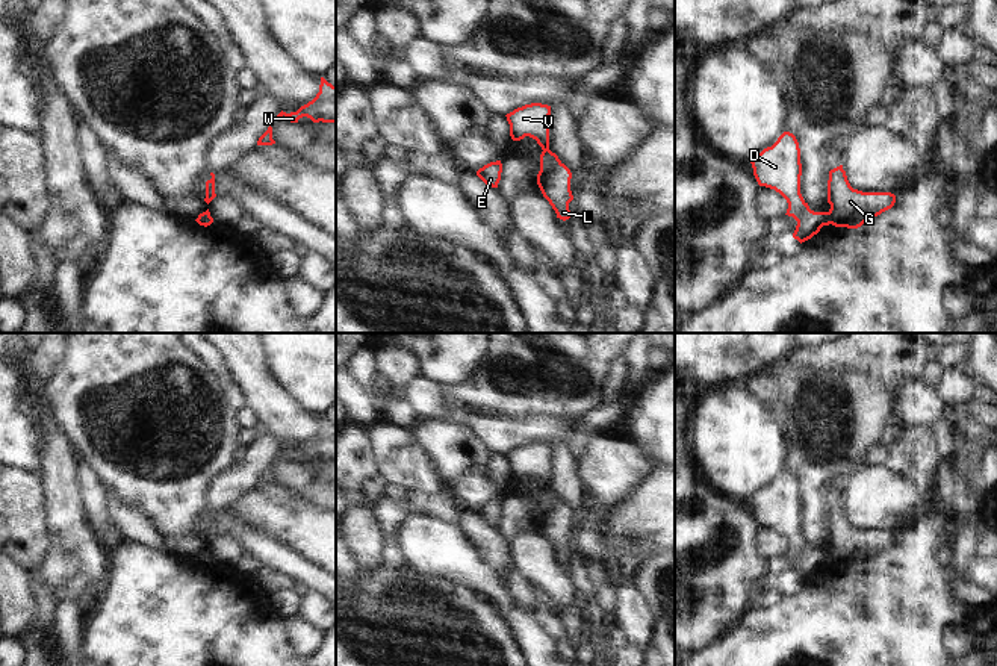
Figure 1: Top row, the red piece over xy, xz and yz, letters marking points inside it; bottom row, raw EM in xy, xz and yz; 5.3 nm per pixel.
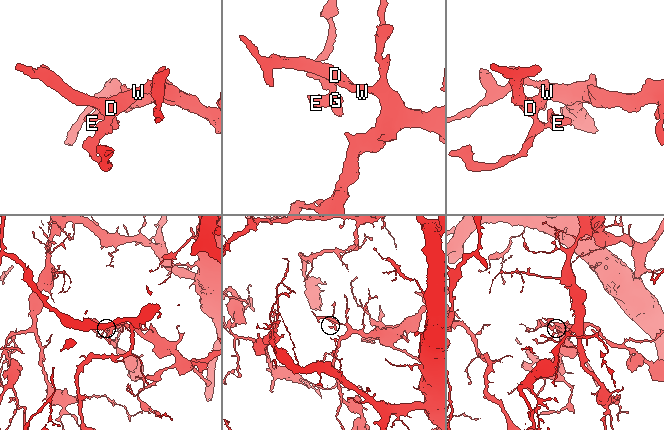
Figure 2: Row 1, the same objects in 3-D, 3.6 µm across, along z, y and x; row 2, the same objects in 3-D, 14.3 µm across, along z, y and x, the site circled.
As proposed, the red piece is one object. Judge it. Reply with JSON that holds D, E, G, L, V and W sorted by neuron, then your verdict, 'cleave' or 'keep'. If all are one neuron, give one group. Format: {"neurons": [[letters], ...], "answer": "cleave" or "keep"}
{"neurons": [["D", "V", "W"], ["E", "G", "L"]], "answer": "cleave"}

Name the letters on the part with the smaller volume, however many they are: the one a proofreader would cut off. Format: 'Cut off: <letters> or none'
Cut off: E, G, L

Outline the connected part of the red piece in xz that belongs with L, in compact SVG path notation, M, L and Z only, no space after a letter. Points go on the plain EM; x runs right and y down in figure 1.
M545 487L540 493L540 510L537 524L543 536L549 540L557 557L566 560L572 556L569 542L573 539L570 530L570 509L558 498L555 492Z

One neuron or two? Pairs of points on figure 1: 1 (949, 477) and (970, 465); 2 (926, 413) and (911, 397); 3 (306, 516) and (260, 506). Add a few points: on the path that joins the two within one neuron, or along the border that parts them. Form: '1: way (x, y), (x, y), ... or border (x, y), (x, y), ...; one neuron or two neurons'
1: border (947, 459), (970, 489); two neurons
2: way (923, 409), (916, 401); one neuron
3: way (295, 516), (283, 516), (271, 507); one neuron

